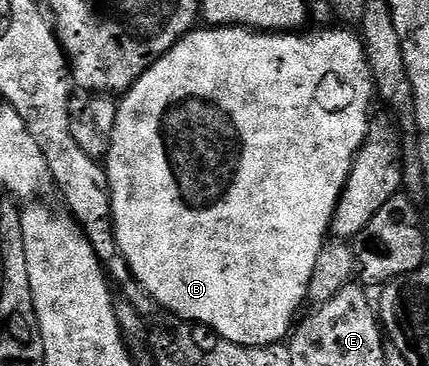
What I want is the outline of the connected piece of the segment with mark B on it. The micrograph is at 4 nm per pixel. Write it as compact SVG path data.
M341 25L336 26L329 27L326 31L306 30L304 33L262 33L243 27L214 27L204 29L205 31L194 29L178 41L163 58L155 61L155 65L148 67L143 73L143 77L139 77L139 81L135 81L135 85L124 92L123 98L120 100L120 102L122 101L121 108L118 109L117 116L113 119L113 135L111 131L107 170L111 205L113 206L113 232L117 235L117 244L121 254L124 255L127 265L133 276L139 281L139 285L143 285L145 292L157 302L158 308L165 310L166 307L171 314L178 315L181 319L190 319L193 323L202 323L203 326L210 327L224 342L238 343L244 347L269 347L272 343L281 343L294 330L295 320L298 318L297 310L303 305L306 306L309 297L309 282L311 273L315 269L315 257L319 257L322 247L327 242L337 202L353 168L353 158L357 156L357 150L363 146L369 135L371 118L369 106L375 103L375 88L369 72L369 62L365 56L365 44L356 30L346 29Z

